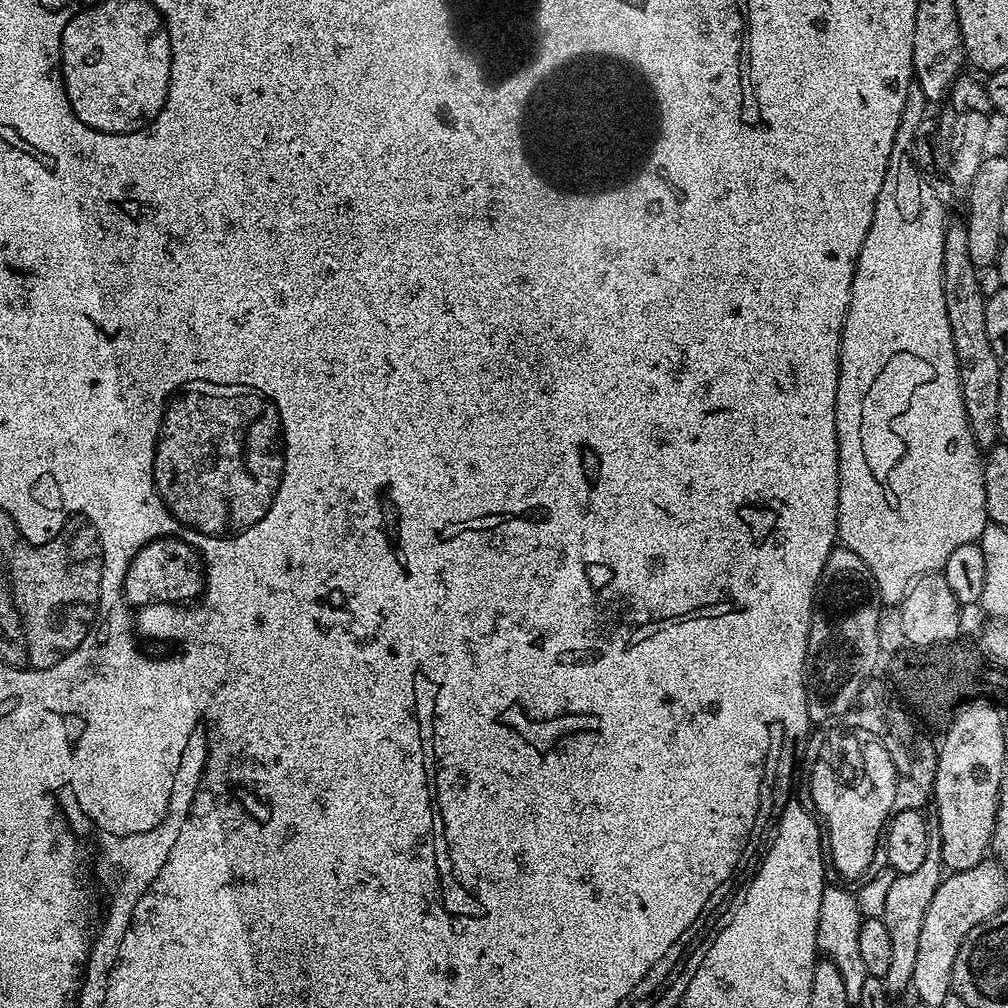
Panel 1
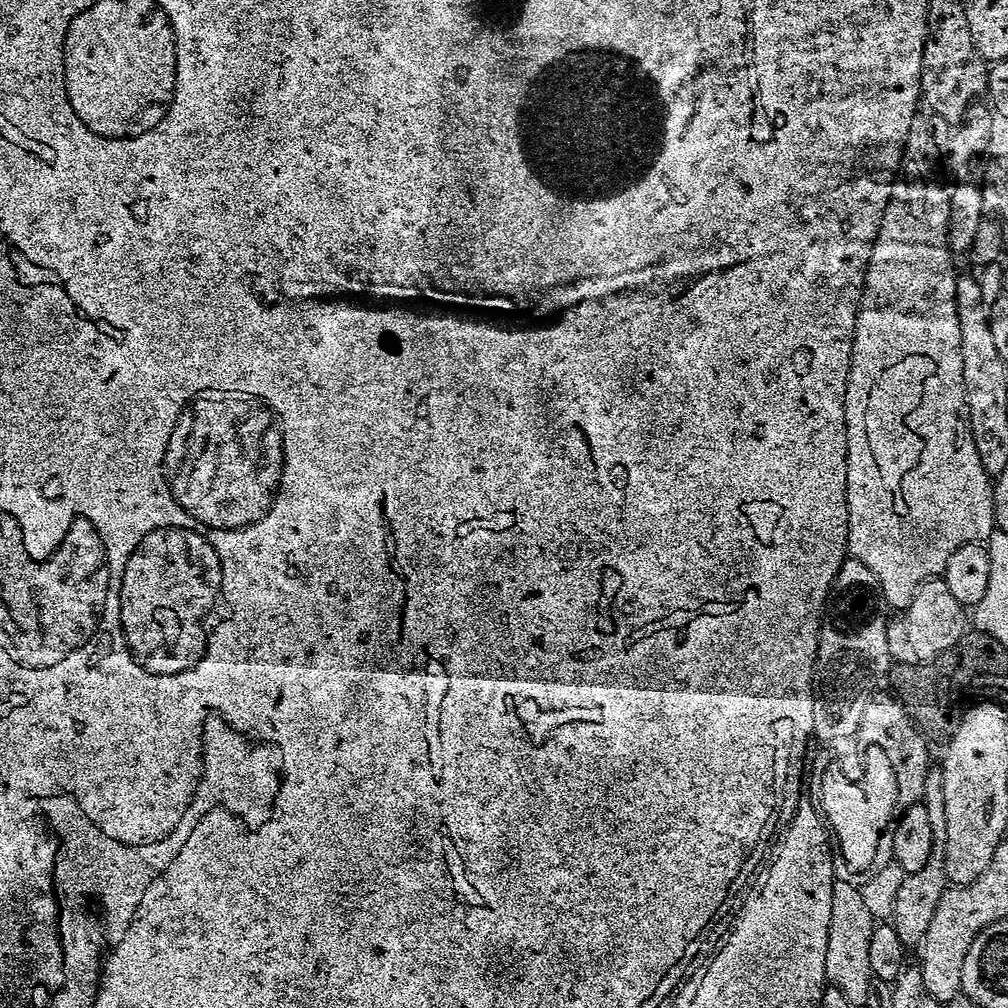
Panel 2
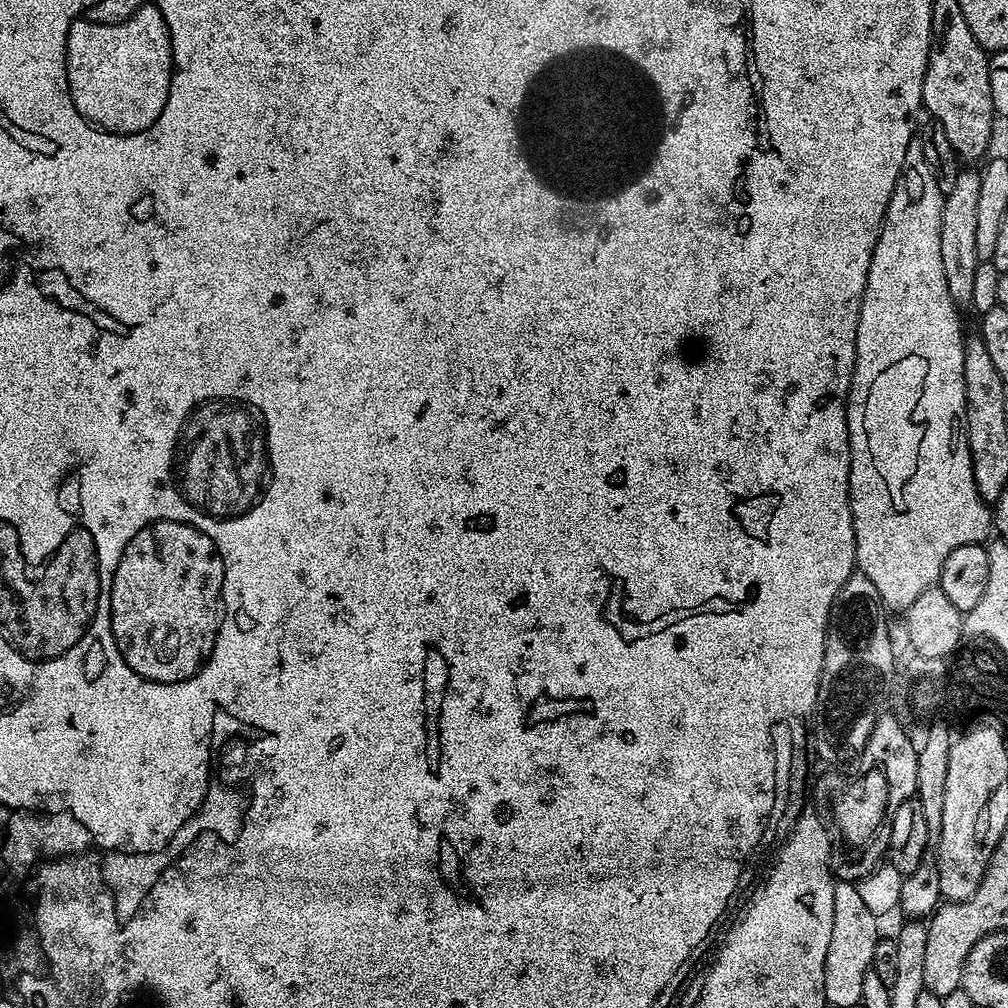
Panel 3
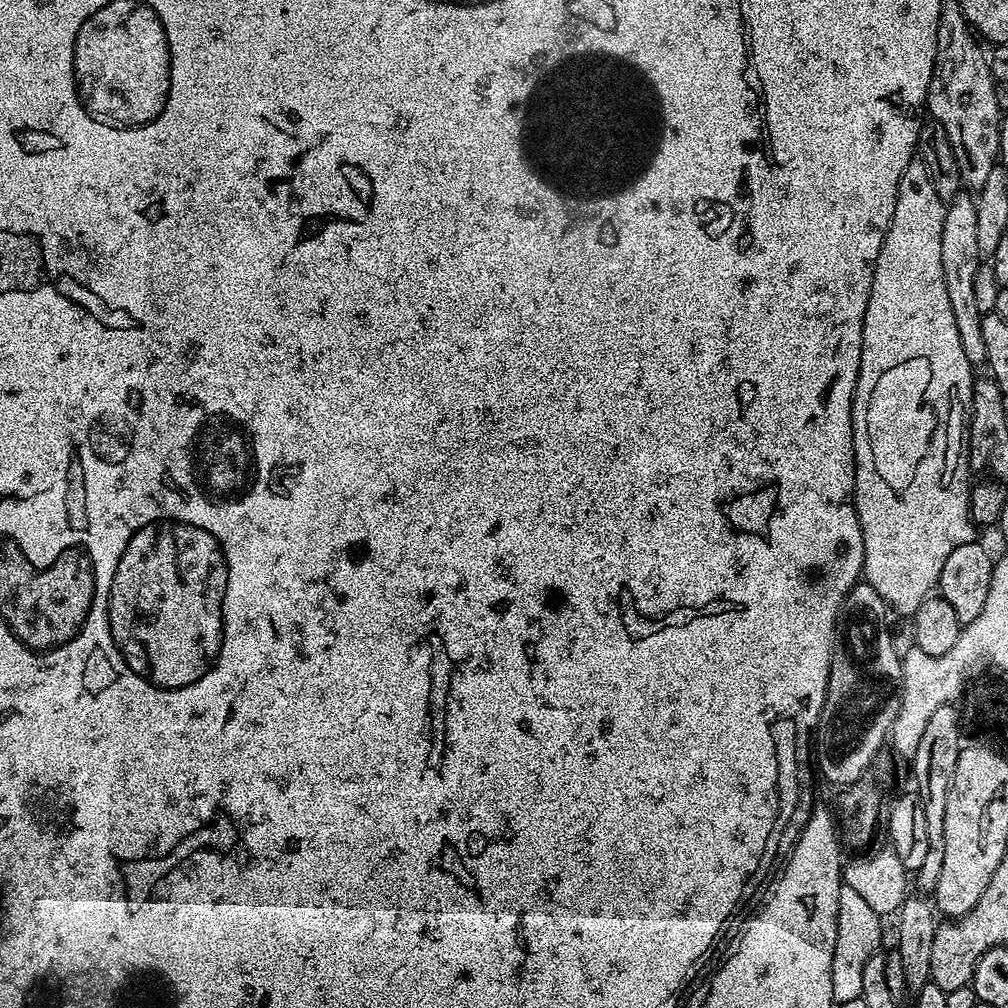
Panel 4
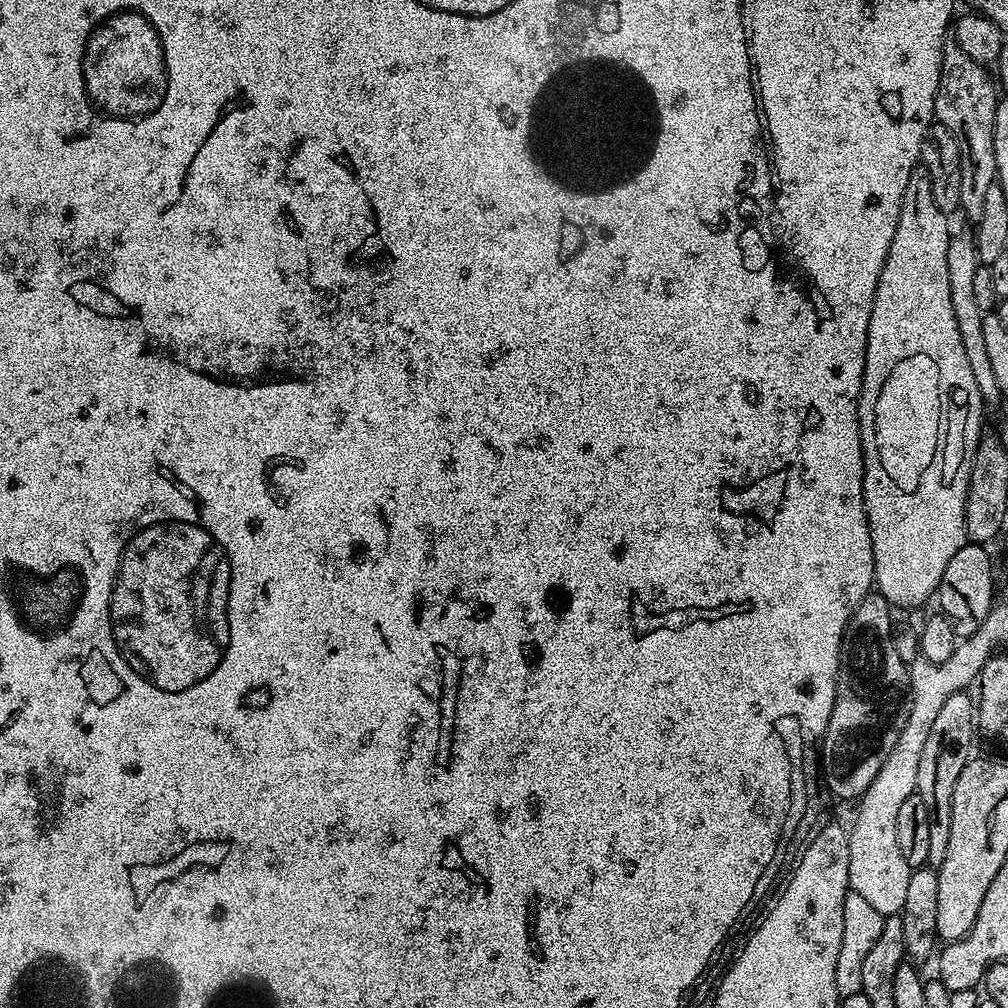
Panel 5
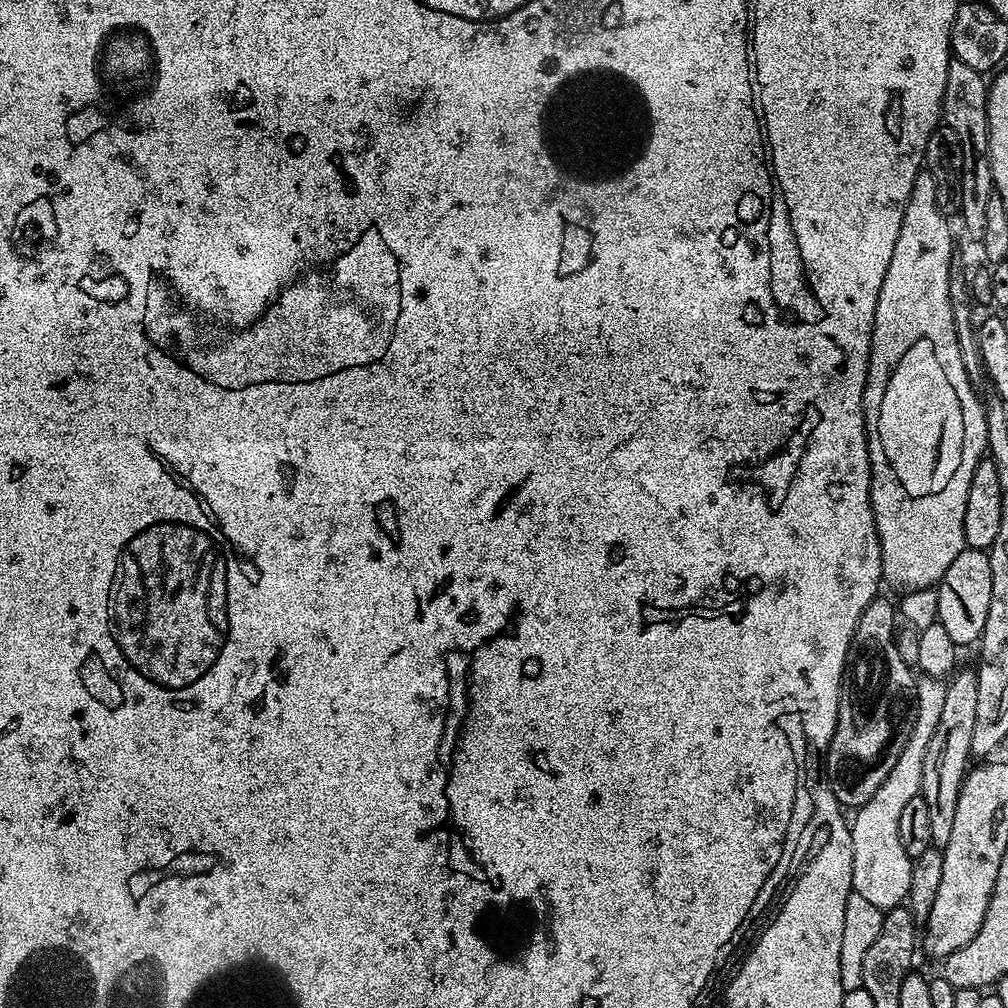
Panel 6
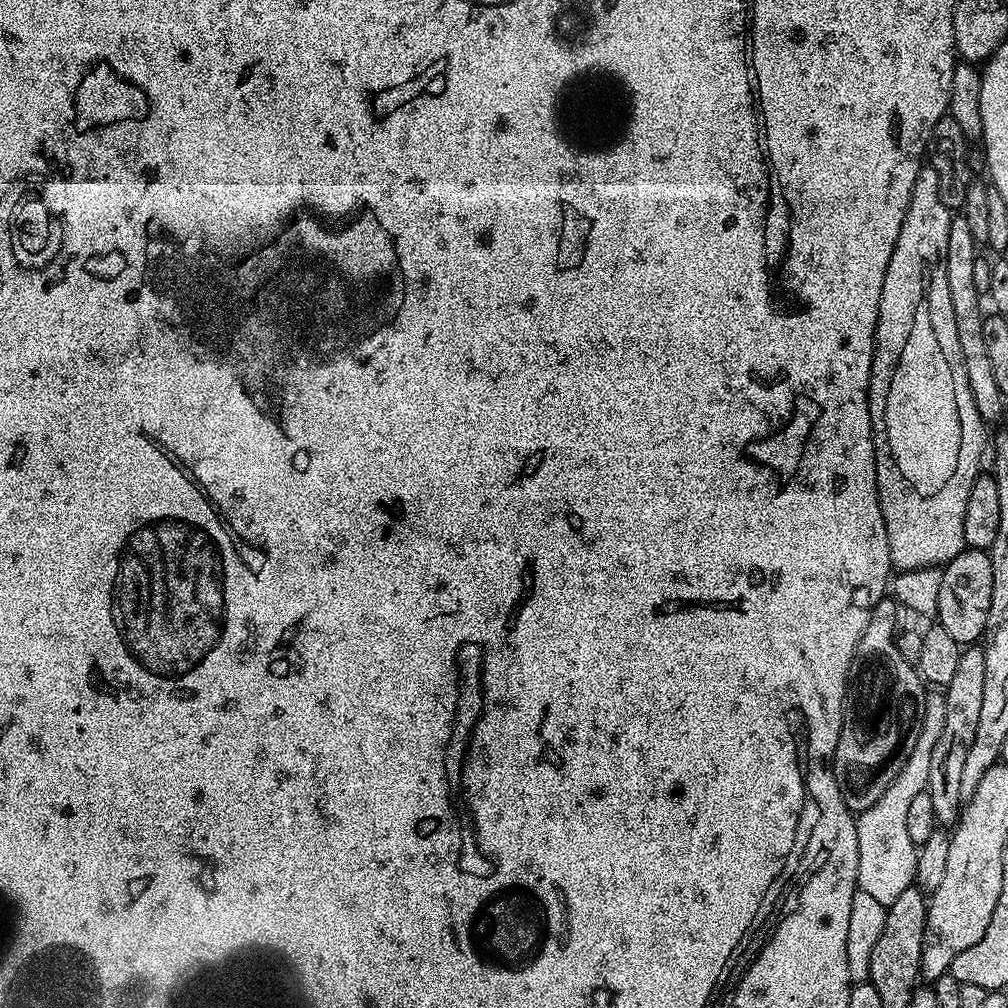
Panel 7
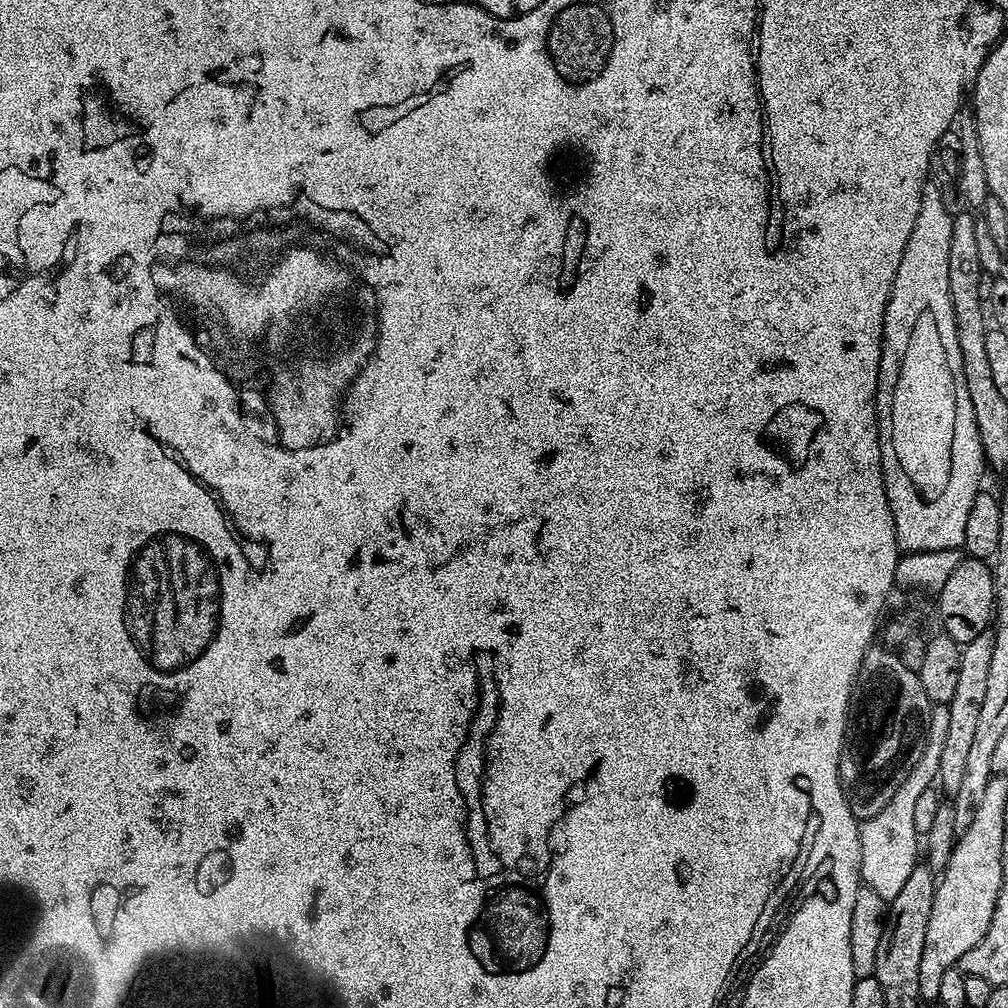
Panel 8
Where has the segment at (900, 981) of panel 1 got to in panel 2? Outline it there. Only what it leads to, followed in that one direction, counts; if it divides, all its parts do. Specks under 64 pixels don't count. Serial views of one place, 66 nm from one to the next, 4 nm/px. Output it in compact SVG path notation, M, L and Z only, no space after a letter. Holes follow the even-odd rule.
M929 767L924 787L922 789L922 803L926 806L926 815L930 822L930 858L926 858L926 866L922 870L914 870L905 875L902 886L898 886L898 892L894 897L894 908L890 917L892 929L896 931L898 938L905 949L915 949L926 934L926 926L930 924L930 918L934 916L934 910L942 898L946 887L944 879L944 847L946 846L946 800L942 794L942 774L939 767Z

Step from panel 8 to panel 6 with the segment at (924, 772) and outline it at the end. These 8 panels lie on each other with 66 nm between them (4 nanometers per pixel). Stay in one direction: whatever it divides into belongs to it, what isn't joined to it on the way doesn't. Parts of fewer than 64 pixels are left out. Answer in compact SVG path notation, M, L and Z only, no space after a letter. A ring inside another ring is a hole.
M924 676L917 679L918 718L914 718L914 730L894 762L894 770L886 774L882 786L861 808L855 809L851 817L852 849L854 850L854 870L852 871L852 891L862 894L873 906L885 910L899 908L908 899L910 874L913 857L902 850L902 838L898 834L898 822L902 822L902 809L910 798L920 795L922 786L922 762L926 762L926 746L938 730L938 718L942 715L942 698L945 685L937 677Z

